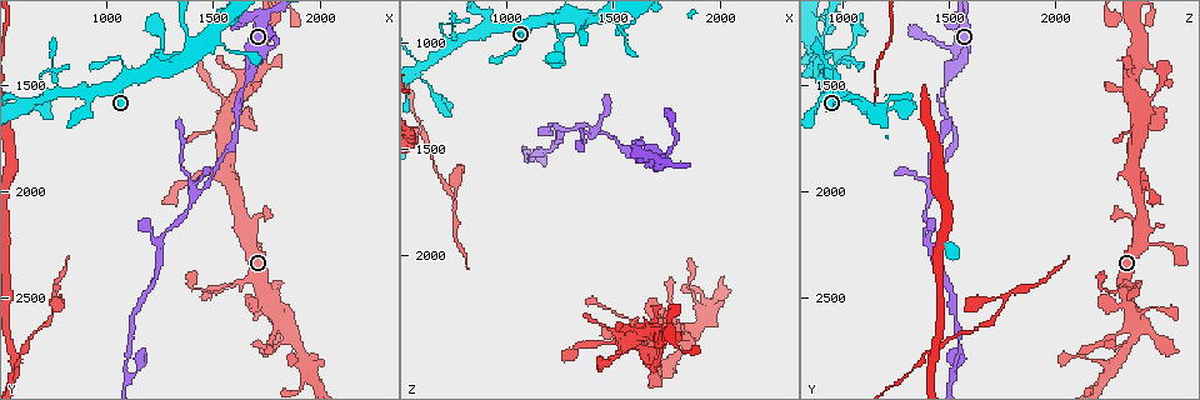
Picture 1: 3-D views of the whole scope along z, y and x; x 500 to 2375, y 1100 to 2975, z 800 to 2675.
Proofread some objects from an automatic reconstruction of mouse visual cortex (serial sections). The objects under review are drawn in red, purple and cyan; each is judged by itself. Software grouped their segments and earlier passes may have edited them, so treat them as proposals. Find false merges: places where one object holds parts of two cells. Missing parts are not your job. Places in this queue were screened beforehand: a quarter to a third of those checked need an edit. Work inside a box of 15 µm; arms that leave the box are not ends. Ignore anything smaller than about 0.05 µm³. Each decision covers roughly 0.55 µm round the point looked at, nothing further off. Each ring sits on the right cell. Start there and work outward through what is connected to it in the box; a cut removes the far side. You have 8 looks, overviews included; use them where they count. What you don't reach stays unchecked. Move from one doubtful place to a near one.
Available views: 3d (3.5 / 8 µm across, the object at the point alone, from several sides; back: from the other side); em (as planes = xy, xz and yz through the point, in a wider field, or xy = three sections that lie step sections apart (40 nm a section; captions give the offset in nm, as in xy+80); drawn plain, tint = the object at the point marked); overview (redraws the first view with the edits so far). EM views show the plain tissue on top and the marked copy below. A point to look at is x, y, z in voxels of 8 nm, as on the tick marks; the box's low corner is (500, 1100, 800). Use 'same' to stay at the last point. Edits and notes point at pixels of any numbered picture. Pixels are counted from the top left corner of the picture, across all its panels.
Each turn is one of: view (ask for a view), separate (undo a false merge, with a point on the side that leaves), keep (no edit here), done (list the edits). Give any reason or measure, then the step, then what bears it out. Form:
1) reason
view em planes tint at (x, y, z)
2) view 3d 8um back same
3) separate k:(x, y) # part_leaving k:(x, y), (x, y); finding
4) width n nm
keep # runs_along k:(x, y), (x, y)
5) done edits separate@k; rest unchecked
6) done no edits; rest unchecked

thin neck
view 3d 3.5um at (1430, 2000, 1420)

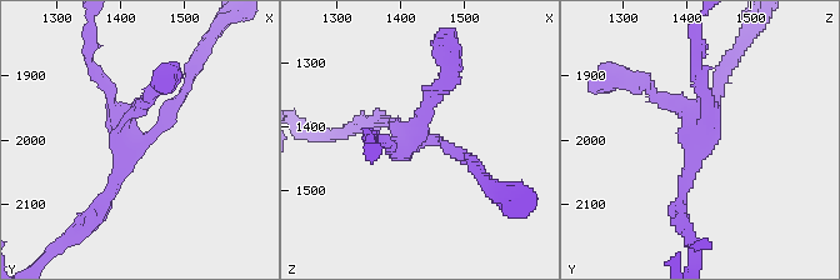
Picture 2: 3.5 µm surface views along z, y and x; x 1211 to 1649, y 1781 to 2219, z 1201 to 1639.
arms 4; arm_widths 150, 150, 150, 200 nm
view em planes tint at (1430, 2005, 1415)

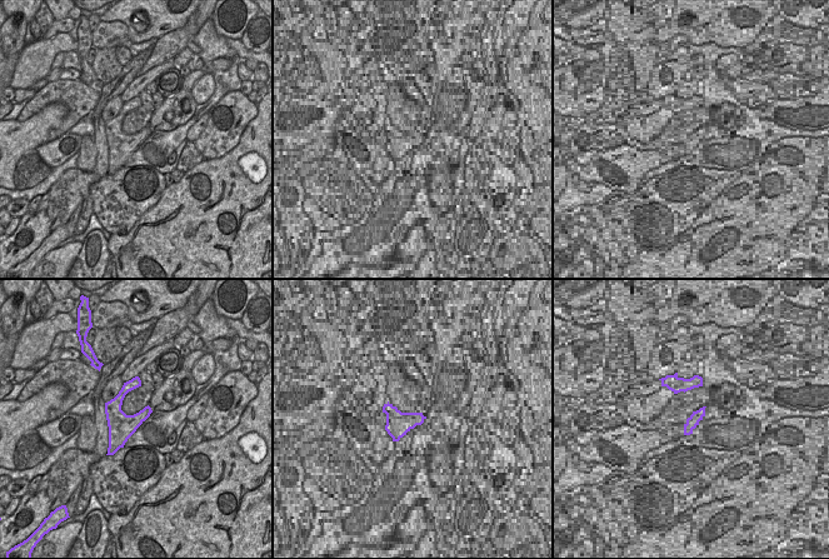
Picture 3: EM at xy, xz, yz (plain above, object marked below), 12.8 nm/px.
keep # continuous, no second cell

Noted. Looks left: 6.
thin neck
view 3d 3.5um at (1100, 2870, 1520)

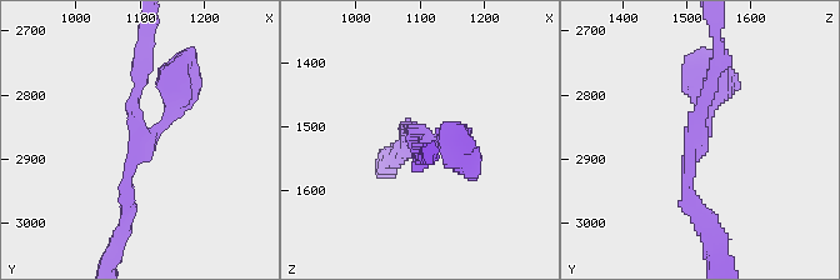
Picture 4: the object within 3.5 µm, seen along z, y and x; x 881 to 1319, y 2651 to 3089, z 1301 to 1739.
arms 3; arm_widths 150, 200, 350 nm
view em xy step 5 tint at (1105, 2860, 1515)

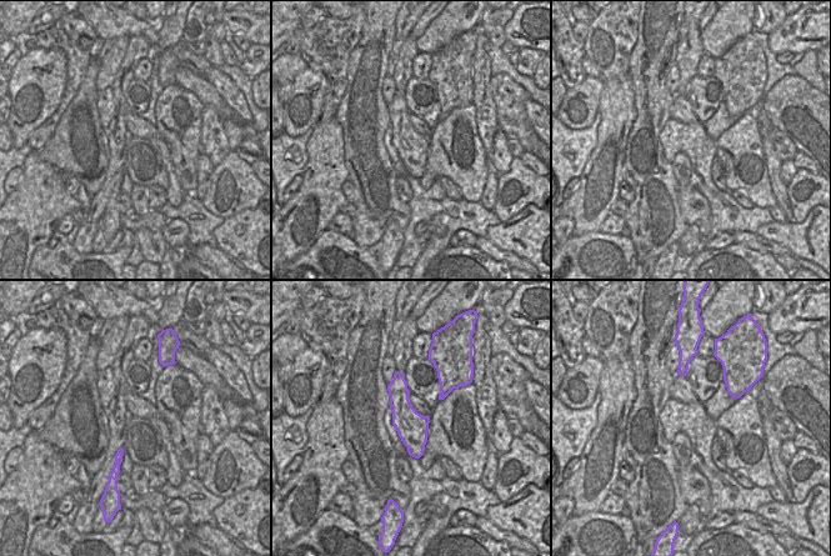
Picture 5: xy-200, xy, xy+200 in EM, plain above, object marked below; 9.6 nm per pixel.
keep # runs_along 4:(141, 56), (141, 134), (176, 106), (184, 73); one cell here

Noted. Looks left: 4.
thin neck
view 3d 3.5um back at (1610, 2420, 2330)

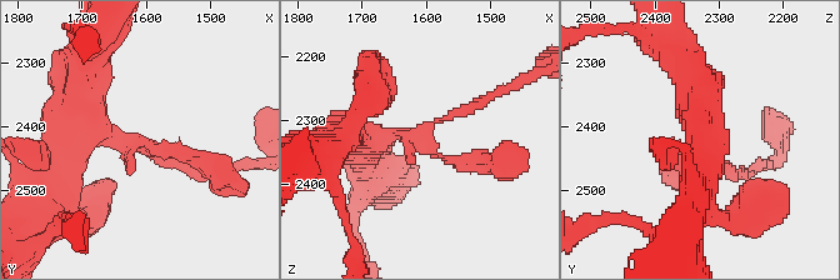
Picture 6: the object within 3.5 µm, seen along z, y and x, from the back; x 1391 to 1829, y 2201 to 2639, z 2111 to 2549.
view em planes tint at (1620, 2420, 2325)

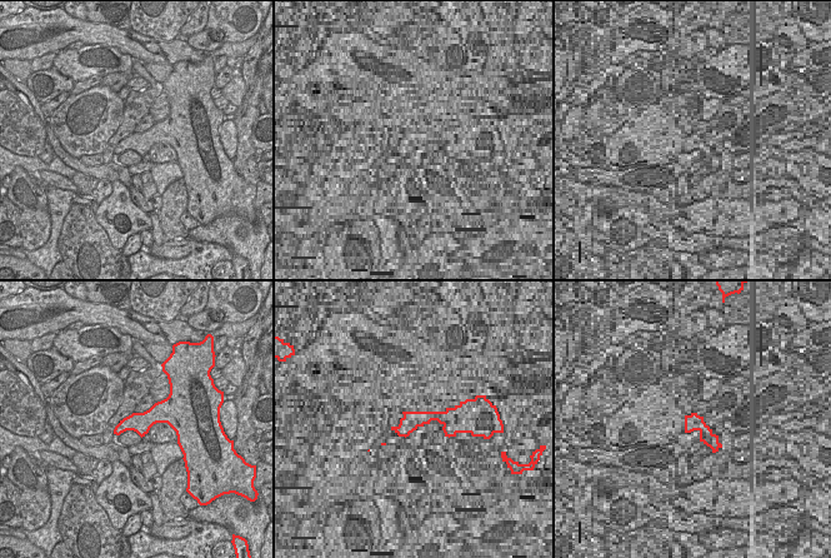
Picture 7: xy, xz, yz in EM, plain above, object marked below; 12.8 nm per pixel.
arm_widths 100, 150, 450 nm
keep # runs_along 6:(76, 84), (95, 130), (203, 173); one cell here

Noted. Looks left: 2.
done no edits; rest unchecked

